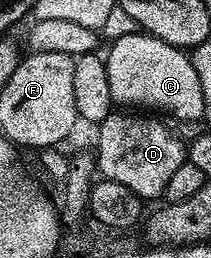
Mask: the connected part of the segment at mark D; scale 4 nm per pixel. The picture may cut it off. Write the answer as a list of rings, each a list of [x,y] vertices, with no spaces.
[[[129,113],[133,115],[108,115],[96,128],[97,171],[104,178],[117,181],[127,186],[142,201],[160,200],[167,189],[167,181],[179,169],[179,165],[187,162],[187,147],[178,137],[172,126],[160,123],[145,113]]]

